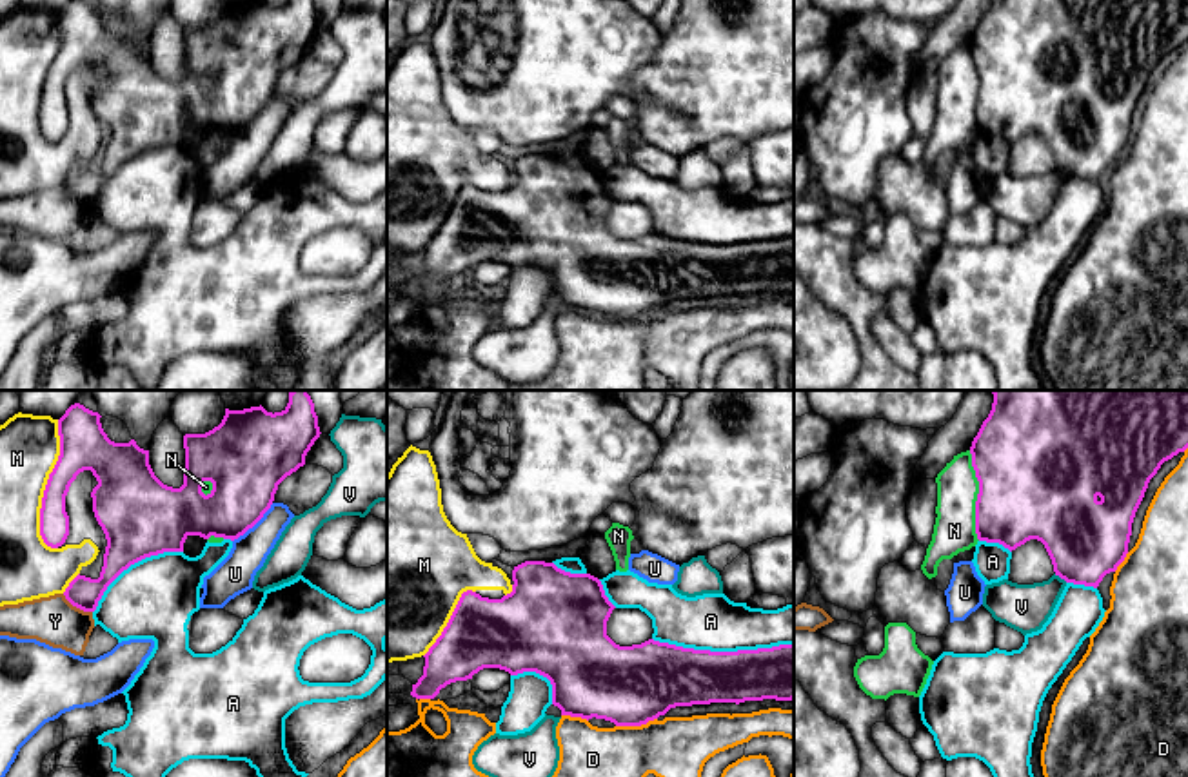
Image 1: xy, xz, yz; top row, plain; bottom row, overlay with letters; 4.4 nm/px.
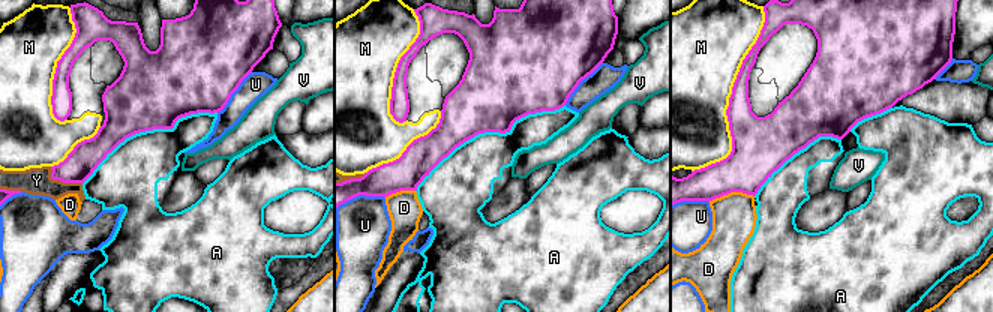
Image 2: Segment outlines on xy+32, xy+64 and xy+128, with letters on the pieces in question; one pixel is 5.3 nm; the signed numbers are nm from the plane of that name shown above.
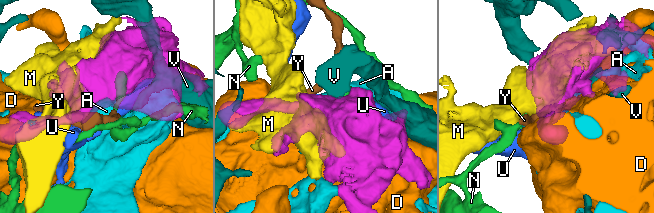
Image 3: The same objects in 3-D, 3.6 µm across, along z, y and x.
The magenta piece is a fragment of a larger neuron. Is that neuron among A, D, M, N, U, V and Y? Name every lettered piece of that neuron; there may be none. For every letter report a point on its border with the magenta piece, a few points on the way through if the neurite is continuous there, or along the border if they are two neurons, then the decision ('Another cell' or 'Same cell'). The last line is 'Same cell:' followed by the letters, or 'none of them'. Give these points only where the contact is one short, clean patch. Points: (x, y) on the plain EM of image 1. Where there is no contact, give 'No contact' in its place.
A: Touches magenta at xz (723, 245). Same cell
D: Touches magenta at xz (636, 318). Another cell
M: Touches magenta at xy (46, 78). Another cell
N: Touches magenta at yz (978, 89). Another cell
U: Touches magenta at xy (253, 118). Another cell
V: Touches magenta at yz (1061, 171). Another cell
Y: Touches magenta at xy (77, 200). Another cell
Same cell: A

